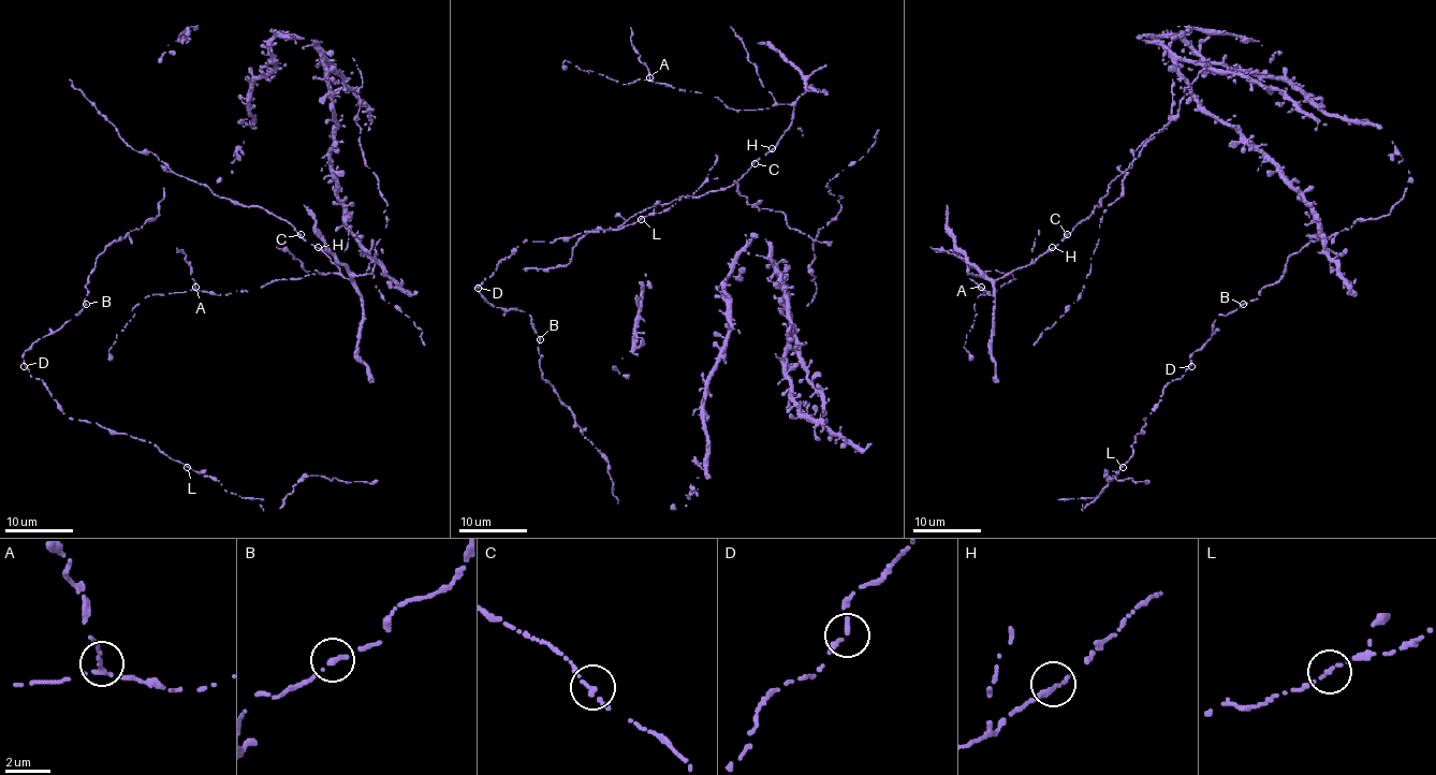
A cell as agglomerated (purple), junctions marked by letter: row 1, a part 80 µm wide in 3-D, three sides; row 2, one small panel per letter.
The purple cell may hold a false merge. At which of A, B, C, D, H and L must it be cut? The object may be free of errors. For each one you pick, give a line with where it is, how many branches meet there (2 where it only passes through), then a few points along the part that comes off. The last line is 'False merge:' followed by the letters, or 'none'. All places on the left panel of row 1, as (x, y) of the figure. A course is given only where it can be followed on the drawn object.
False merge: none

